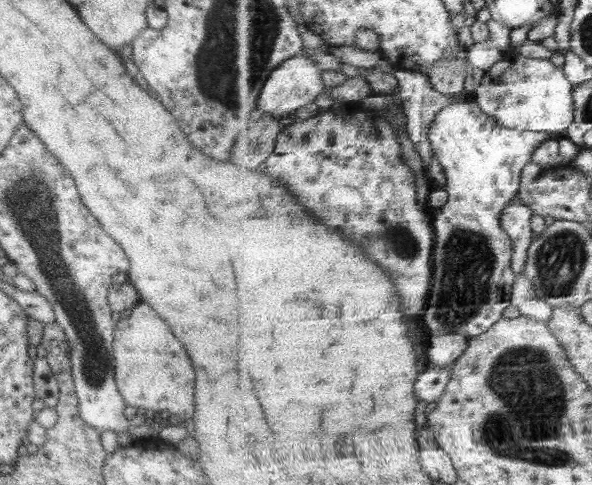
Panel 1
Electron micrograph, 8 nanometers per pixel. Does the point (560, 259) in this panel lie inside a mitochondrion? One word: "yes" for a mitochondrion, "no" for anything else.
yes

